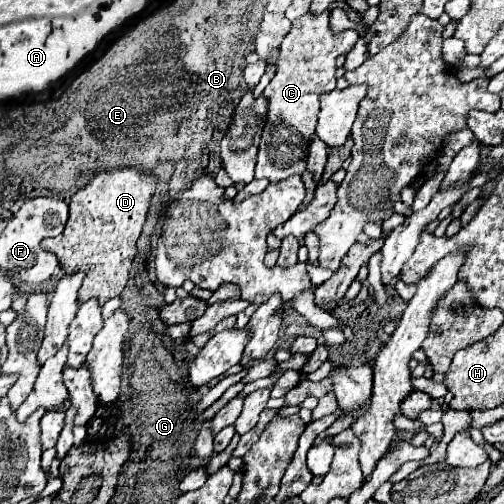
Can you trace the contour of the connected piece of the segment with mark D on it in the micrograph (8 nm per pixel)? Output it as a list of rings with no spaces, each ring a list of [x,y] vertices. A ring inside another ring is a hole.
[[[131,167],[95,171],[89,183],[75,193],[75,225],[65,225],[59,237],[43,241],[43,249],[59,257],[65,273],[85,271],[85,281],[79,289],[81,303],[97,297],[103,305],[107,299],[121,295],[137,255],[137,239],[111,237],[111,233],[141,233],[155,185],[157,177],[153,173],[139,173]]]

